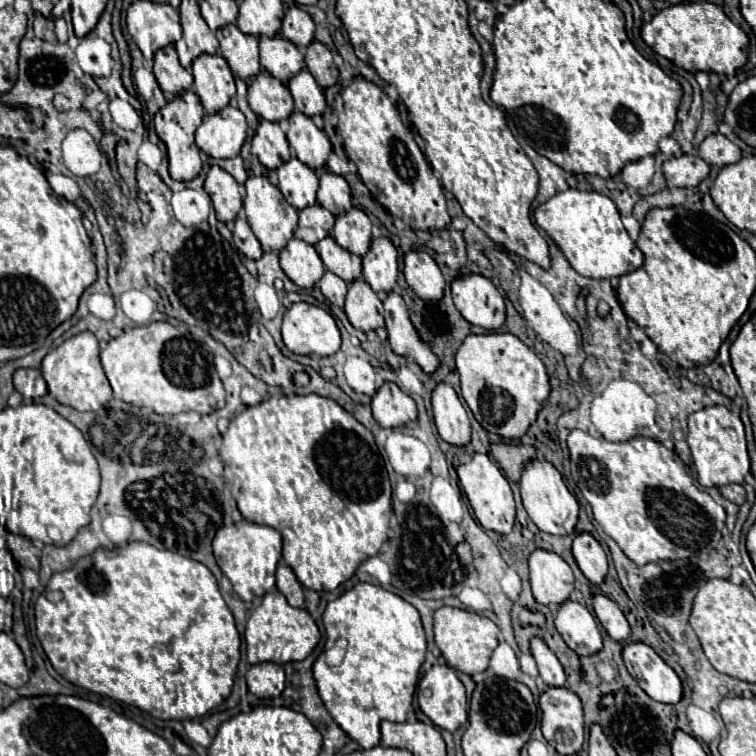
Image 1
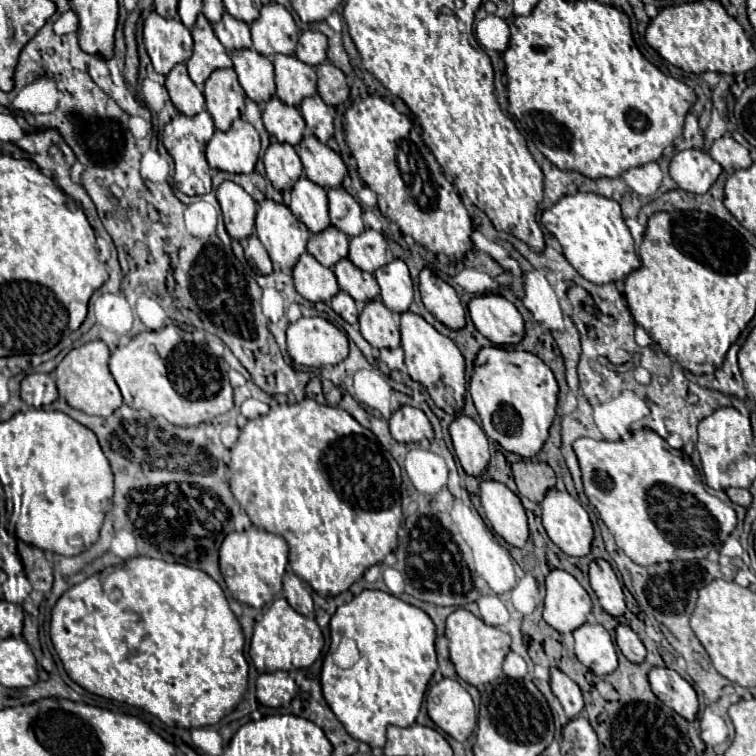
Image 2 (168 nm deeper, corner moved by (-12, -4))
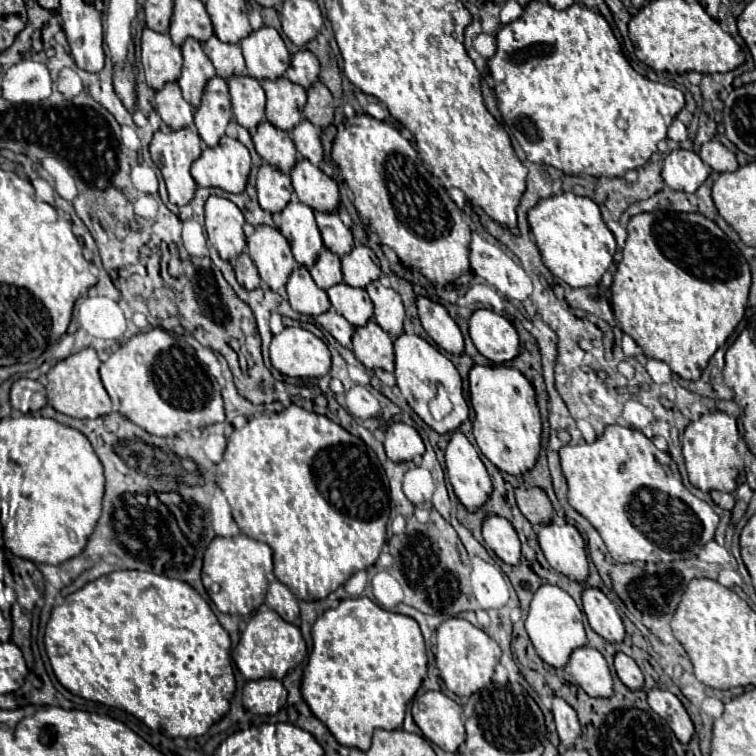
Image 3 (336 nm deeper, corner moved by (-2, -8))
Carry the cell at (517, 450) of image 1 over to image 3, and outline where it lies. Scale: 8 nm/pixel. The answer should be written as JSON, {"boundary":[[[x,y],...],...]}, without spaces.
{"boundary":[[[532,487],[526,491],[516,489],[516,503],[518,503],[522,515],[532,525],[544,525],[554,519],[554,509],[552,509],[548,495],[538,487]]]}

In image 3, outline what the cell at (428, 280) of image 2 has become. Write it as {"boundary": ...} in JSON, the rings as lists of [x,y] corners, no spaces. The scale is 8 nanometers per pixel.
{"boundary":[[[420,297],[418,299],[418,315],[420,315],[422,327],[426,329],[426,333],[432,337],[432,341],[440,349],[444,349],[452,355],[464,353],[462,331],[454,323],[454,319],[450,319],[448,311],[440,303],[436,303],[428,297]]]}

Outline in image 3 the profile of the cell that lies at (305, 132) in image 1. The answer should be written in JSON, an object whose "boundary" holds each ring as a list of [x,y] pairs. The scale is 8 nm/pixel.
{"boundary":[[[298,157],[298,163],[294,165],[290,179],[300,203],[308,205],[314,211],[334,213],[334,209],[340,203],[338,185],[334,179],[330,179],[326,173],[322,173],[318,167],[314,167],[310,161],[302,157]]]}

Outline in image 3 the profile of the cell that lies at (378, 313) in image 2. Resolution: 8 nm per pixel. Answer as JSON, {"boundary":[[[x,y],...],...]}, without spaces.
{"boundary":[[[368,321],[364,327],[358,327],[352,337],[352,351],[356,359],[366,369],[384,369],[394,371],[394,351],[392,337],[374,321]]]}

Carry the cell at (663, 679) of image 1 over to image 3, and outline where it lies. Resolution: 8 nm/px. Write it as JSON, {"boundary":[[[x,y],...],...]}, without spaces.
{"boundary":[[[652,689],[652,691],[648,691],[648,705],[670,725],[670,729],[678,737],[678,741],[682,741],[686,745],[692,739],[694,725],[676,695],[672,695],[670,691],[664,691],[664,689]]]}

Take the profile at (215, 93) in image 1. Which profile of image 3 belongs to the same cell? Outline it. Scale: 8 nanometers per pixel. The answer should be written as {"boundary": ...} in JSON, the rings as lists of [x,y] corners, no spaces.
{"boundary":[[[214,77],[208,81],[202,95],[202,103],[194,113],[194,125],[198,129],[200,139],[208,147],[218,145],[230,119],[232,119],[232,105],[228,85],[222,77]]]}

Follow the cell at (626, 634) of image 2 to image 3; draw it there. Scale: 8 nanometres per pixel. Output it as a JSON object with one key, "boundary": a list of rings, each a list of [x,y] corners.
{"boundary":[[[618,653],[616,659],[614,659],[614,667],[616,667],[616,673],[620,677],[620,681],[632,689],[632,691],[638,691],[644,687],[644,677],[642,677],[642,671],[640,667],[636,665],[634,659],[630,659],[628,655],[624,653]]]}

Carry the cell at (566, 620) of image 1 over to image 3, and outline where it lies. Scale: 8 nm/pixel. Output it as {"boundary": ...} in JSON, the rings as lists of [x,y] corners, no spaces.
{"boundary":[[[580,647],[570,655],[568,671],[590,697],[612,697],[612,675],[602,653]]]}

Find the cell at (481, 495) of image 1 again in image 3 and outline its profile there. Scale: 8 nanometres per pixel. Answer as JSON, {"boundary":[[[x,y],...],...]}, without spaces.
{"boundary":[[[488,517],[482,525],[482,535],[486,545],[496,553],[496,557],[508,565],[520,563],[520,541],[510,525],[502,517]]]}

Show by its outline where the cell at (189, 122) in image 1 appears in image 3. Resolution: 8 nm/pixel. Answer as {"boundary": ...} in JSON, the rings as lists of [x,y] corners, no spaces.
{"boundary":[[[160,125],[160,129],[154,133],[154,139],[150,143],[150,155],[152,155],[152,161],[154,165],[162,171],[162,177],[166,181],[166,187],[168,187],[168,195],[170,195],[170,203],[176,203],[176,205],[186,205],[198,185],[196,181],[192,179],[190,175],[190,165],[200,157],[202,153],[202,139],[196,131],[192,129],[180,129],[180,131],[174,131],[170,129],[168,125]]]}

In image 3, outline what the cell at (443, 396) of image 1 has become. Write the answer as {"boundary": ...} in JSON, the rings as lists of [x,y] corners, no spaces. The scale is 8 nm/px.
{"boundary":[[[456,431],[446,447],[446,471],[458,501],[470,511],[478,511],[492,493],[492,479],[478,457],[474,445]]]}

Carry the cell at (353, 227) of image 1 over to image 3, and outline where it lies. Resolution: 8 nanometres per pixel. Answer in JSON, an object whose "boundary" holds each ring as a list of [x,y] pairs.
{"boundary":[[[360,245],[342,257],[342,273],[346,285],[366,289],[366,285],[370,285],[370,281],[376,281],[382,271],[374,251],[366,245]]]}

